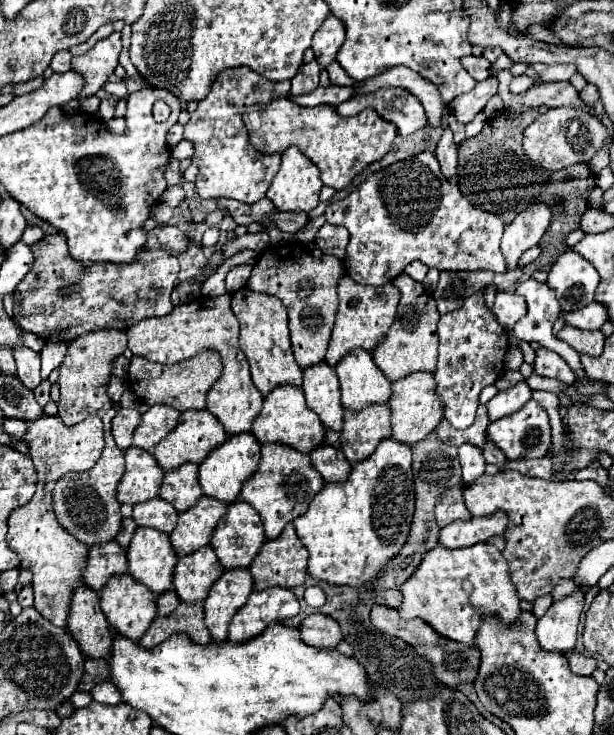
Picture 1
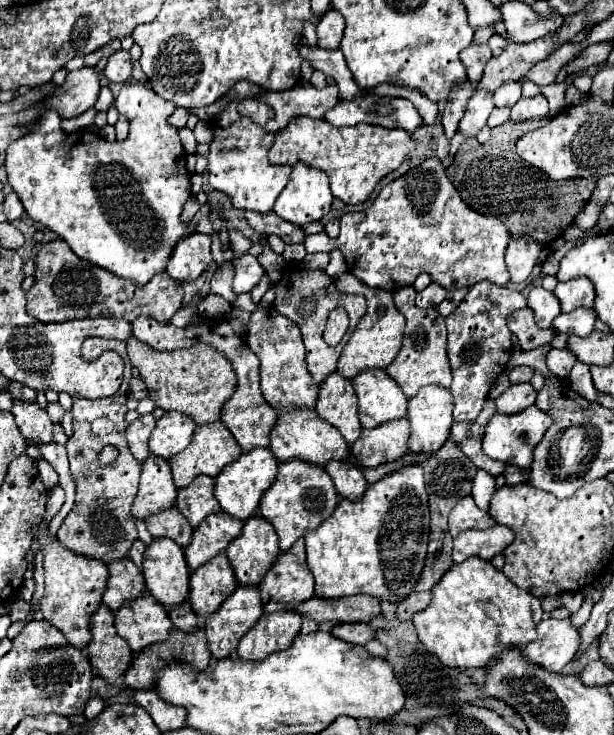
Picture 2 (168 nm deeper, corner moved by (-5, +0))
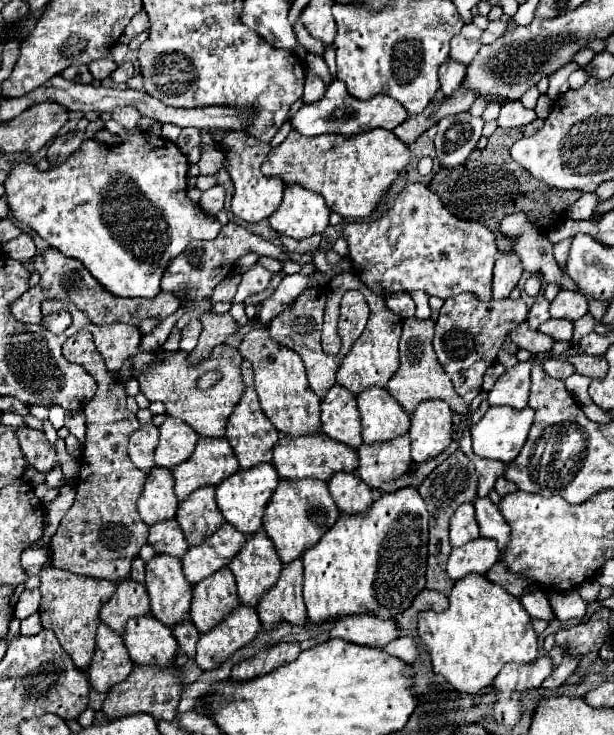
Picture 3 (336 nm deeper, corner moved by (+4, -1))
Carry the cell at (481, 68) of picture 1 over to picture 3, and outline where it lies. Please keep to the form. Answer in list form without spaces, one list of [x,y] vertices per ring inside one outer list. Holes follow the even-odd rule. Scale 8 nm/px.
[[[474,23],[464,25],[462,31],[452,39],[450,57],[468,65],[474,59],[474,55],[478,53],[478,49],[482,47],[480,35],[482,35],[482,29],[478,29]]]

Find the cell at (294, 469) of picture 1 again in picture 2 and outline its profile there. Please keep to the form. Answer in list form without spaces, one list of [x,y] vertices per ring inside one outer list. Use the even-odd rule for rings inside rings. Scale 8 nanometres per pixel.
[[[287,460],[287,462],[279,464],[275,482],[267,488],[267,492],[263,492],[263,498],[259,502],[259,514],[273,524],[273,528],[279,536],[279,546],[285,552],[307,530],[317,528],[327,518],[327,514],[331,516],[337,500],[339,500],[337,490],[333,486],[329,474],[323,468],[311,466],[309,462]]]

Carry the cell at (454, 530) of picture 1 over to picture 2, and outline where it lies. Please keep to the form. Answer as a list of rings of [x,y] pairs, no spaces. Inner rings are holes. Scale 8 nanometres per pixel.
[[[495,524],[487,530],[465,530],[453,538],[453,562],[463,562],[469,556],[481,556],[491,560],[513,542],[513,530],[503,524]]]

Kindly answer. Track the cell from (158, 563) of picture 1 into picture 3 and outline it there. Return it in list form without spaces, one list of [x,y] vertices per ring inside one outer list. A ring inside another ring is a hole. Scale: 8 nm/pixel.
[[[156,555],[146,563],[146,589],[150,595],[152,615],[166,627],[190,621],[192,585],[182,575],[178,557]]]

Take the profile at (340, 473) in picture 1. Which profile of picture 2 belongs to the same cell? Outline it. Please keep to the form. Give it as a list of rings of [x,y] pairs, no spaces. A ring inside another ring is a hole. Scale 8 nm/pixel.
[[[331,460],[325,464],[327,474],[331,476],[337,494],[343,498],[361,498],[365,488],[367,488],[367,480],[363,478],[363,472],[343,460]]]

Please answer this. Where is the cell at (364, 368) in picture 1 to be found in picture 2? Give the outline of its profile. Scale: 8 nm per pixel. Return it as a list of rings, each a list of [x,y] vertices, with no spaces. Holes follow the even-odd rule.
[[[363,370],[351,382],[359,400],[357,412],[363,428],[375,428],[381,422],[405,416],[407,396],[385,370]]]

